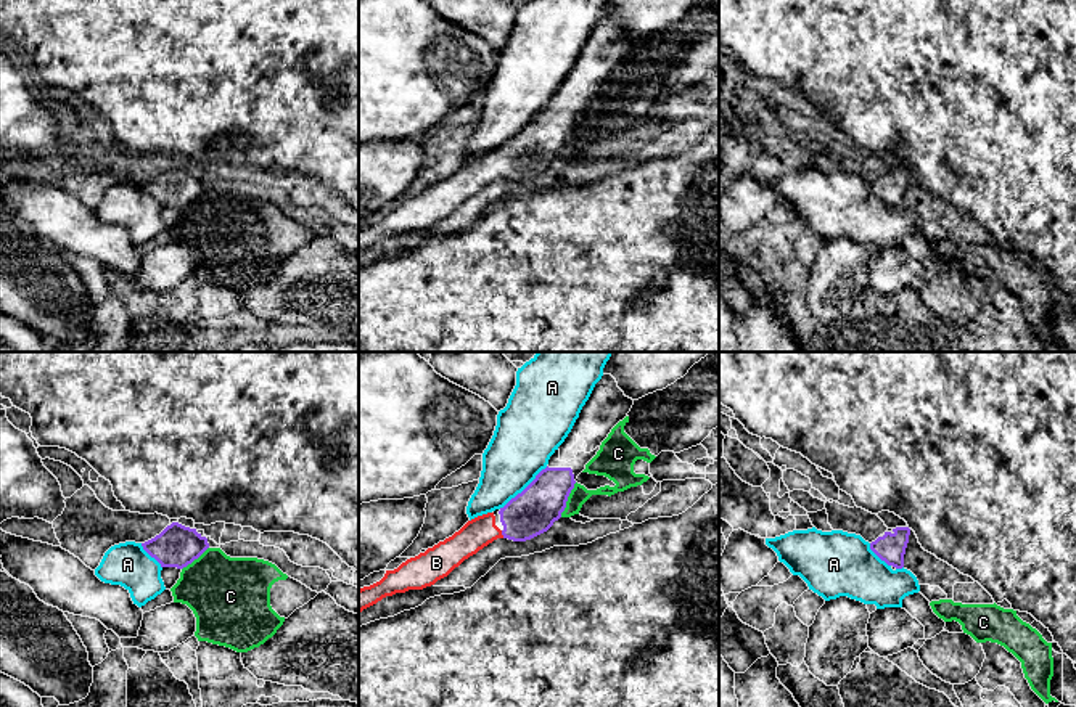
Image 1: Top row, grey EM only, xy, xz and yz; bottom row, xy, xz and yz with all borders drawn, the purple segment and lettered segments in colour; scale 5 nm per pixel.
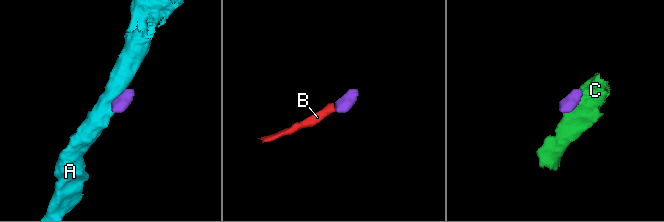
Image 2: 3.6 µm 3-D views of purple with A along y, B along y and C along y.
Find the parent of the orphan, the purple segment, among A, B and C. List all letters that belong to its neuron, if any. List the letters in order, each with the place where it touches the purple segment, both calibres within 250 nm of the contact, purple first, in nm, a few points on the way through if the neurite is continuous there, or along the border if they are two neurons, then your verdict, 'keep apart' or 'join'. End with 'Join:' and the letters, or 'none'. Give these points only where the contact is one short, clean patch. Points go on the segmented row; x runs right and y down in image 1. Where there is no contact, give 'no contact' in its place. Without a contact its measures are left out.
A: meets purple in xz at (525, 489); 240 nm thick on the purple side, 320 nm on the other; border along xz (547, 466), (499, 508); keep apart
B: meets purple in xz at (502, 534); 240 nm thick on the purple side, 150 nm on the other; runs through xz (533, 511), (512, 531), (502, 534), (481, 531); join
C: meets purple in xz at (566, 500); 240 nm thick on the purple side, 110 nm on the other; border along xz (576, 482), (560, 516); keep apart
Join: B

